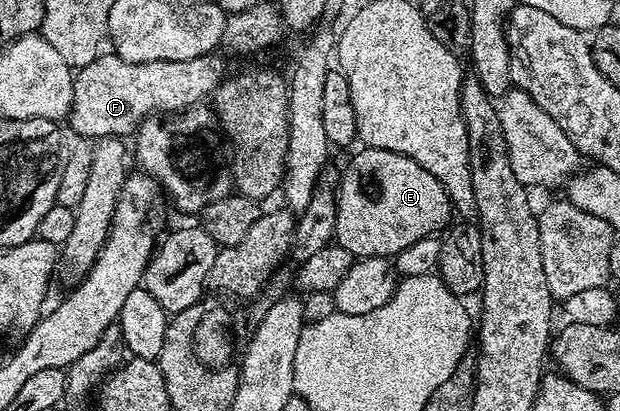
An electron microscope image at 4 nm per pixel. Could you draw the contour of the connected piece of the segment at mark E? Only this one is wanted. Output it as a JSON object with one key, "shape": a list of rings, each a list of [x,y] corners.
{"shape":[[[367,147],[359,151],[361,153],[349,159],[344,173],[342,169],[339,174],[336,190],[334,241],[346,247],[353,258],[395,258],[396,254],[406,251],[406,247],[418,243],[418,239],[439,234],[453,220],[454,210],[448,192],[426,167],[394,151]]]}

